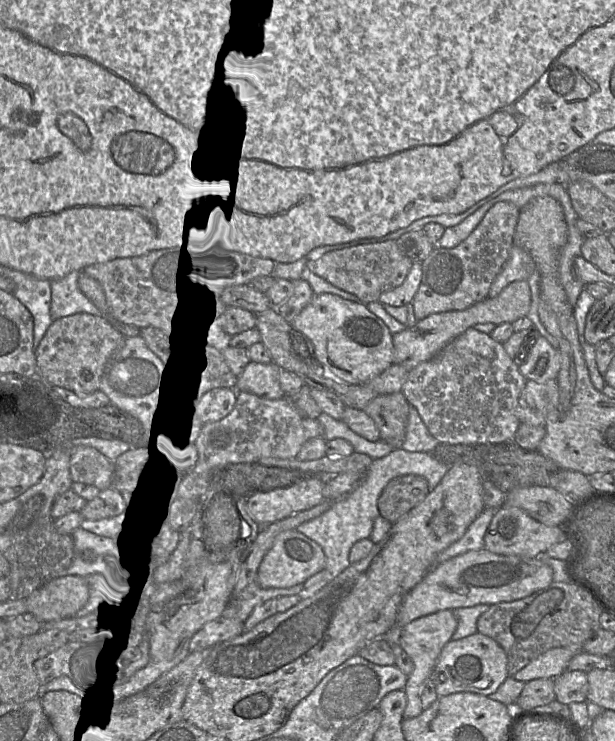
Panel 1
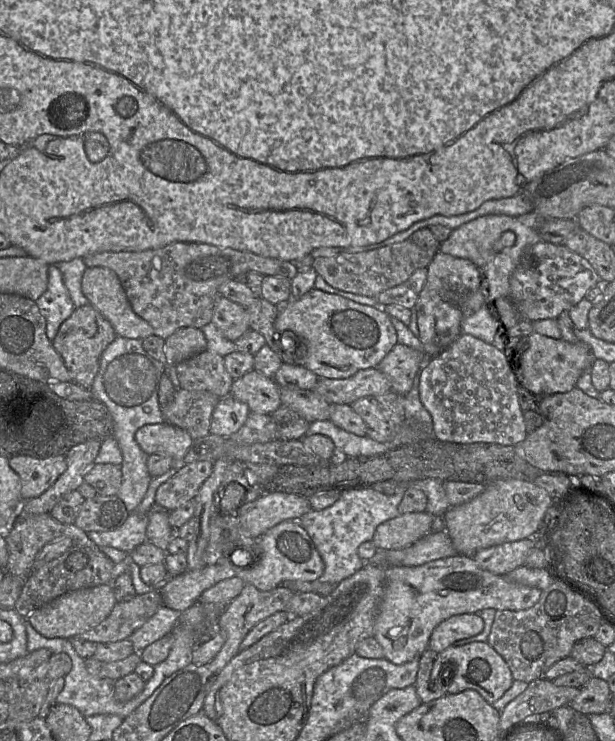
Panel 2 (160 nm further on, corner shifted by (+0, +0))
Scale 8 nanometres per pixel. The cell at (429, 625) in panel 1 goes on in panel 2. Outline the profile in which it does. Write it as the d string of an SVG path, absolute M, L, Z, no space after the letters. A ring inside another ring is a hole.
M459 614L439 623L431 633L428 649L440 653L458 640L479 634L484 622L477 614Z

